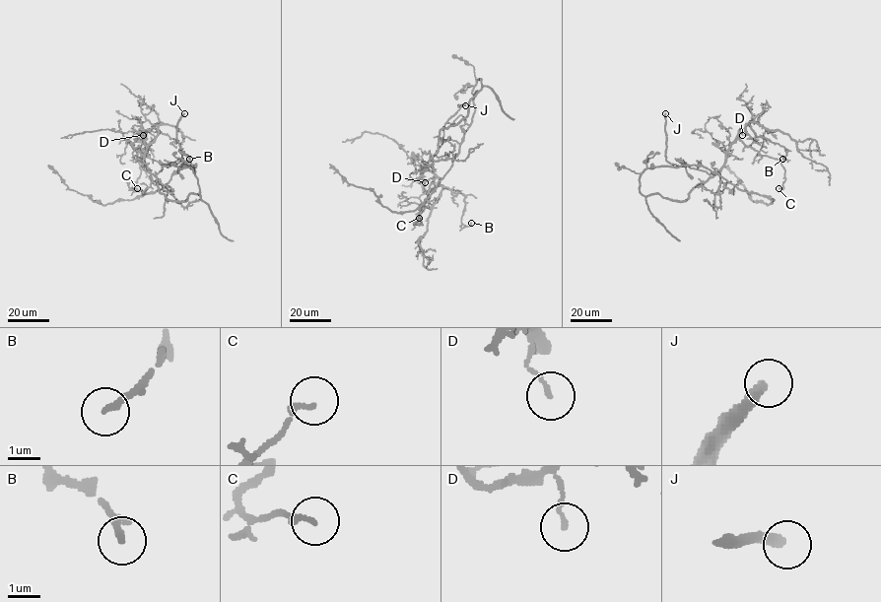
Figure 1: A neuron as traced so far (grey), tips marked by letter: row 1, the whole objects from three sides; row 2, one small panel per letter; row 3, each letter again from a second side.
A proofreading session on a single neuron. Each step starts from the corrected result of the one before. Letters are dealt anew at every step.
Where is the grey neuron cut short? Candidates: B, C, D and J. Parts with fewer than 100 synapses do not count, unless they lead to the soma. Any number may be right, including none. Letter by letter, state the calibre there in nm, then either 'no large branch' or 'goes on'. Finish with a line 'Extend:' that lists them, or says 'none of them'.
B: 200 nm | no large branch
C: 180 nm | no large branch
D: 110 nm | no large branch
J: 320 nm | goes on
Extend: J

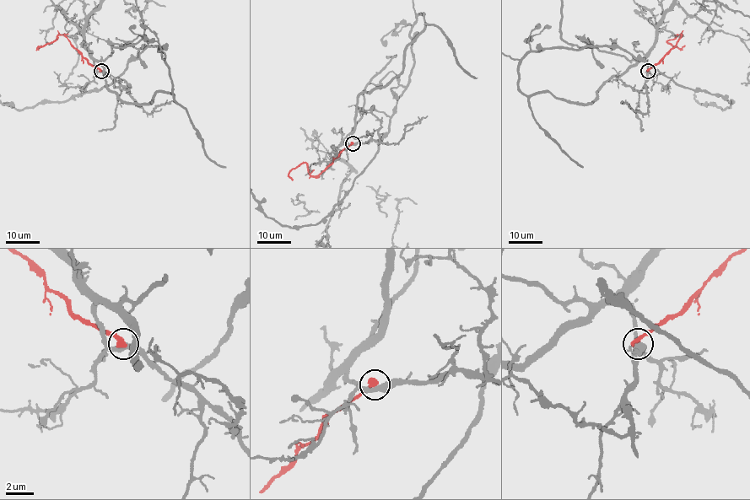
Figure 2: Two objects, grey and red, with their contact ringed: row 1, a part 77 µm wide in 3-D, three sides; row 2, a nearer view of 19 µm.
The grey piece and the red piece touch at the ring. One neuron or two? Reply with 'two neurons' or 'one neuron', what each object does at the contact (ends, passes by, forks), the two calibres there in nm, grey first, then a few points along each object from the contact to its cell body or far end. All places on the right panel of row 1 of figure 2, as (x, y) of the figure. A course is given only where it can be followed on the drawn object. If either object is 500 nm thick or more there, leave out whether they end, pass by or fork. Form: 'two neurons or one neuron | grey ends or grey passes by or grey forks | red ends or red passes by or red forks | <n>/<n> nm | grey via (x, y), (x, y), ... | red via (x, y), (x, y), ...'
two neurons | grey passes by | red ends | 380/440 nm | grey via (648, 70), (587, 104), (518, 85), (530, 52), (617, 46), (729, 107), (701, 104), (654, 48) | red via (648, 70), (676, 45), (681, 34), (669, 40), (667, 42), (679, 49), (685, 45)

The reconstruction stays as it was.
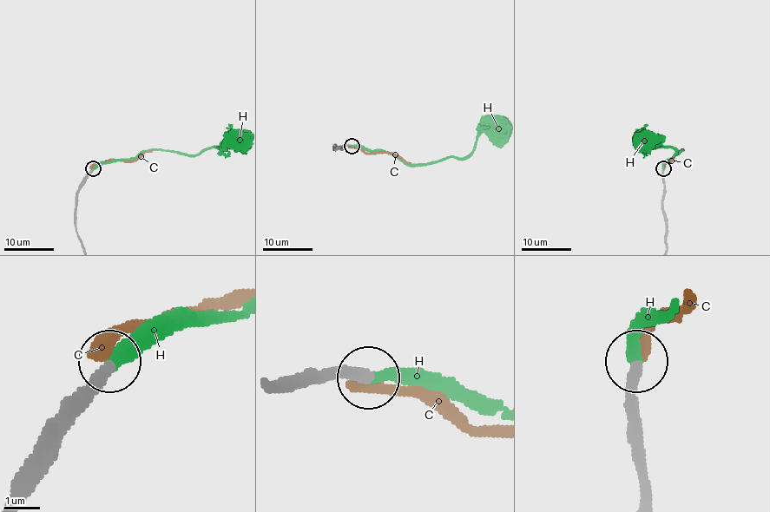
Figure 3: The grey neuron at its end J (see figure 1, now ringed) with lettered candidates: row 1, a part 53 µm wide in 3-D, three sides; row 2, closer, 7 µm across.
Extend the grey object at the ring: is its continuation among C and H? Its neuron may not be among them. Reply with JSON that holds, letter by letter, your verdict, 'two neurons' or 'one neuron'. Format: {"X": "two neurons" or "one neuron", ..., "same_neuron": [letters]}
{"C": "two neurons", "H": "one neuron", "same_neuron": ["H"]}

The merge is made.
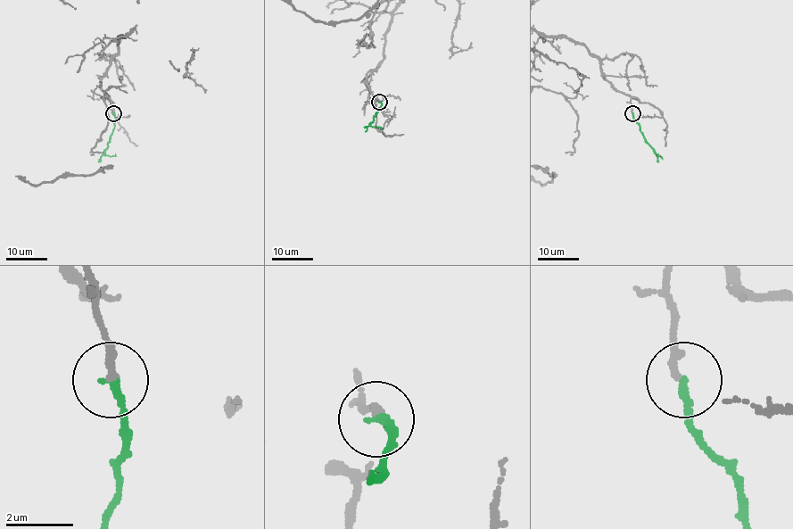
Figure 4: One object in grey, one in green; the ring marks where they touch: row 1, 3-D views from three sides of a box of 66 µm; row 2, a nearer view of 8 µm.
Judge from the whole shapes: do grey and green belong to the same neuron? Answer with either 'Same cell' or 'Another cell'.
Same cell

